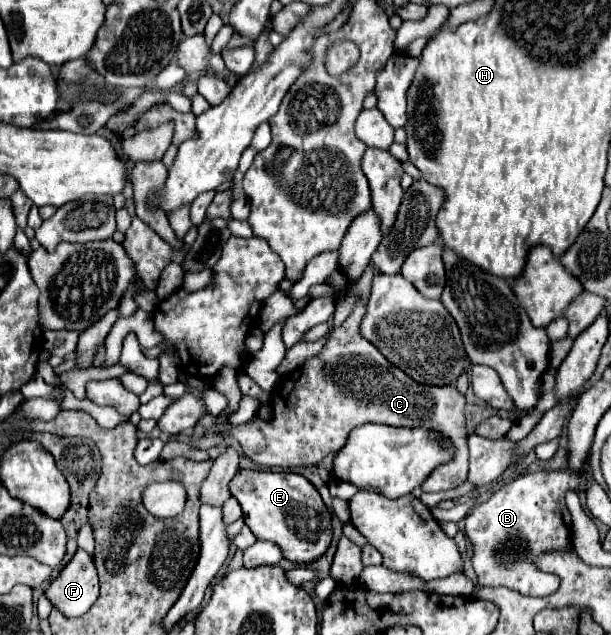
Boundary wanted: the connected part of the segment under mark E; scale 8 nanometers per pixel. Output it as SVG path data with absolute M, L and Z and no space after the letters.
M240 470L232 480L230 492L240 502L246 526L254 536L276 542L290 562L308 564L328 550L332 542L332 516L318 490L304 476L292 472Z

